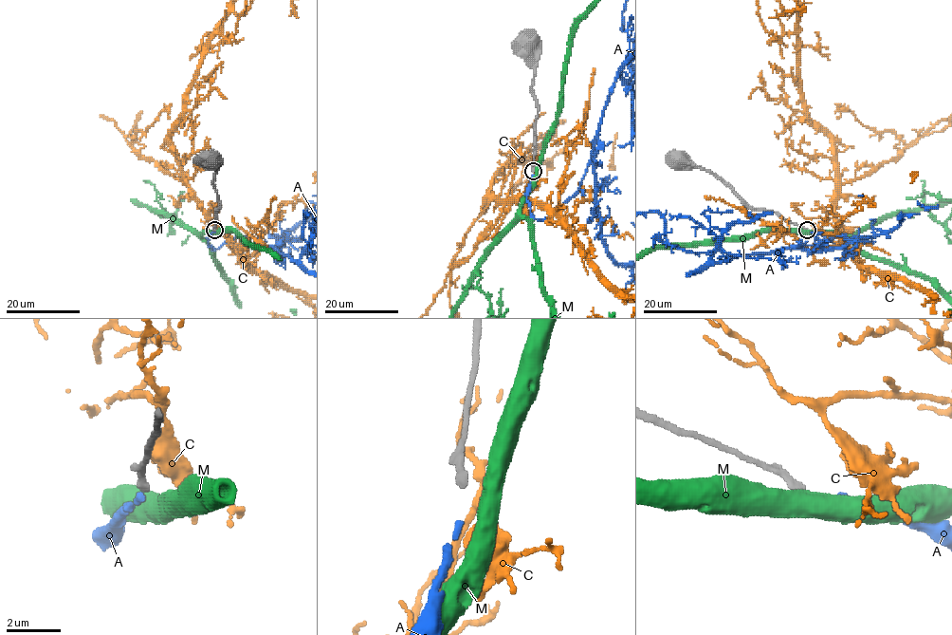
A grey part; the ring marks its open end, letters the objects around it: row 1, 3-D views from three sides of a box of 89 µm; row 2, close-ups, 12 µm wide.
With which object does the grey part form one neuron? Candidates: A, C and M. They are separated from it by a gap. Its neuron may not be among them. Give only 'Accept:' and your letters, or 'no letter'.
Accept: A

